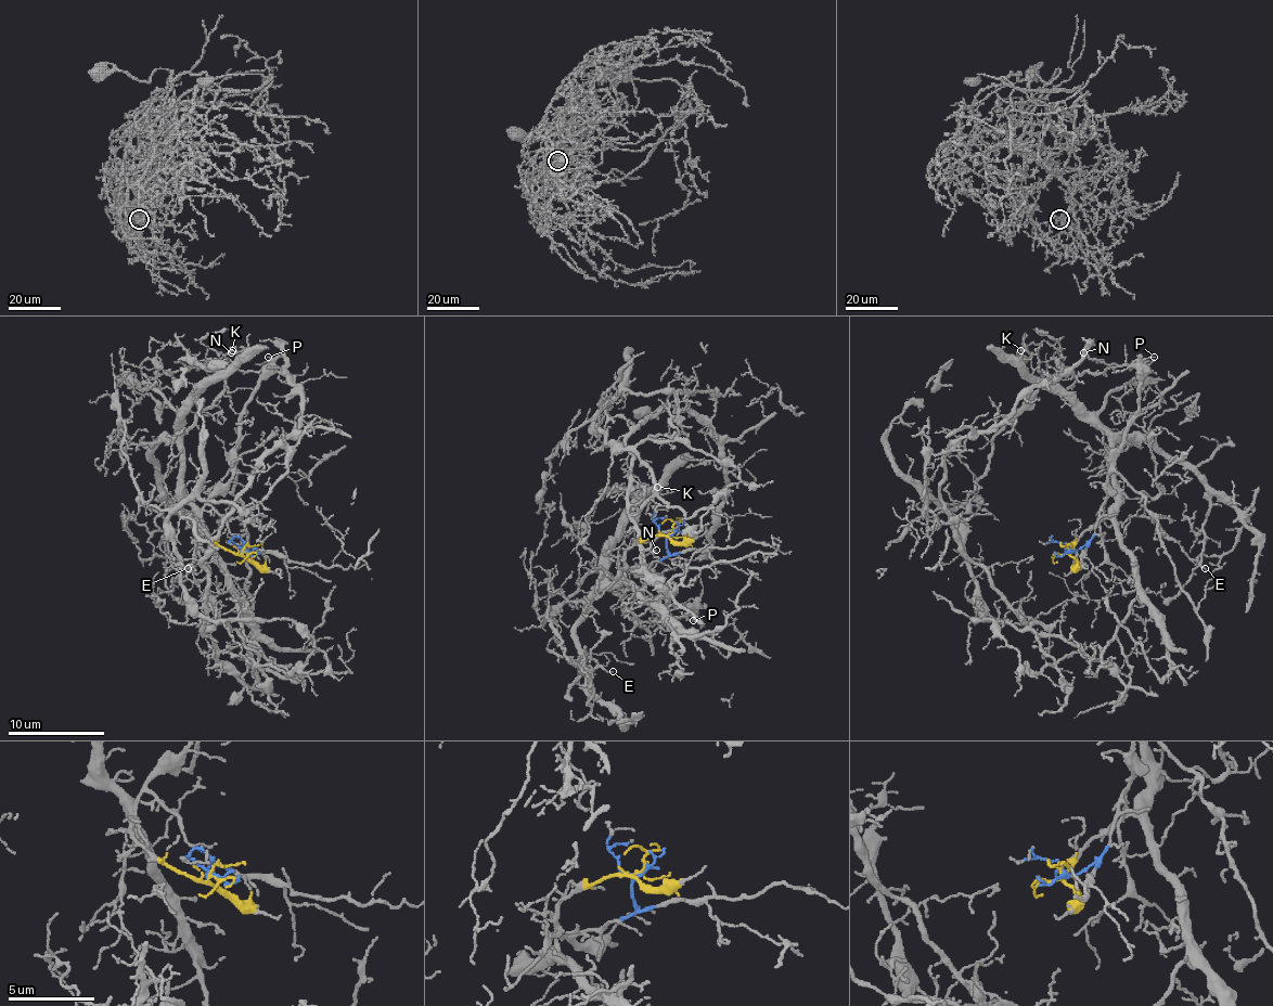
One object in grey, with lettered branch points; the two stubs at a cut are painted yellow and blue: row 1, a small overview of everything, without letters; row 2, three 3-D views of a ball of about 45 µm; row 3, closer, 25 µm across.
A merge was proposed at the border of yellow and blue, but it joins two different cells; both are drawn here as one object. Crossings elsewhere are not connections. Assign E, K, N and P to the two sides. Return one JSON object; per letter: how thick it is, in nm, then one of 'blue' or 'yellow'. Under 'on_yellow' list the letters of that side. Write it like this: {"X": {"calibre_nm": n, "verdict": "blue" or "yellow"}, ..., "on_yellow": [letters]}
{"E": {"calibre_nm": 110, "verdict": "yellow"}, "K": {"calibre_nm": 110, "verdict": "yellow"}, "N": {"calibre_nm": 110, "verdict": "blue"}, "P": {"calibre_nm": 100, "verdict": "blue"}, "on_yellow": ["E", "K"]}

